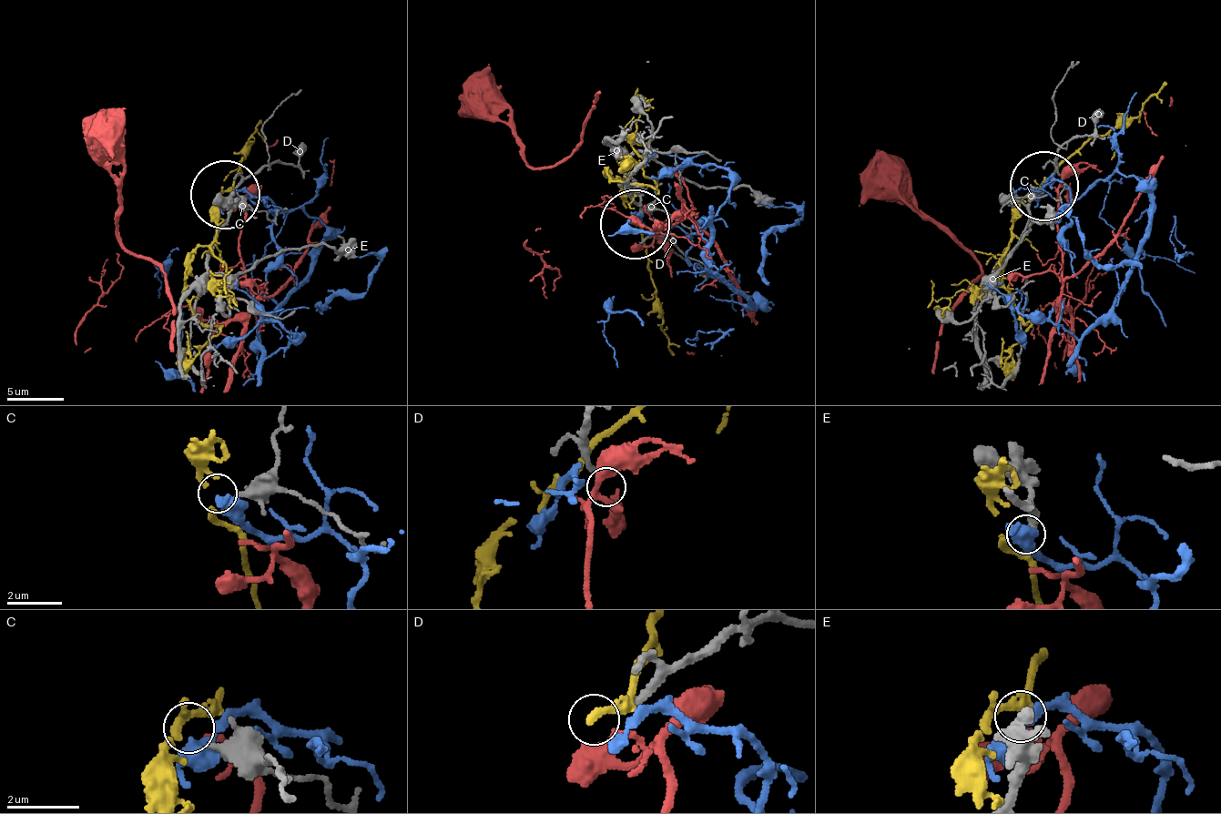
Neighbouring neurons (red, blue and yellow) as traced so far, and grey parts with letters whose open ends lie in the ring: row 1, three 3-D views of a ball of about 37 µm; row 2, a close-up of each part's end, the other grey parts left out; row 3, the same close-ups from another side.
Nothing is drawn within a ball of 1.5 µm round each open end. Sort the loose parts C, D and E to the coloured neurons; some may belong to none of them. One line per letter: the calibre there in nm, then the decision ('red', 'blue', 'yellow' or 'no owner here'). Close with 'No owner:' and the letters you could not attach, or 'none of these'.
C: calibre 240 nm; yellow
D: calibre 180 nm; no owner here
E: calibre 280 nm; no owner here
No owner: D, E

